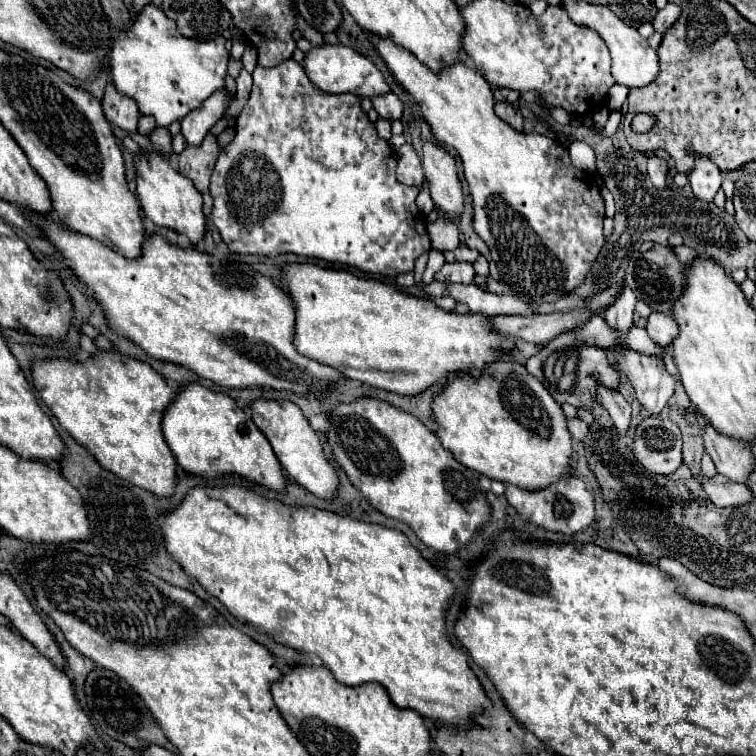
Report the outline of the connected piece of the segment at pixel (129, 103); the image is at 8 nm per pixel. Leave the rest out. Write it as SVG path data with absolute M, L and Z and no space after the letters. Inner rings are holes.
M112 83L106 85L102 109L104 109L104 117L108 119L108 123L112 123L112 125L116 125L128 133L136 133L138 117L140 117L138 105L132 97L118 93Z

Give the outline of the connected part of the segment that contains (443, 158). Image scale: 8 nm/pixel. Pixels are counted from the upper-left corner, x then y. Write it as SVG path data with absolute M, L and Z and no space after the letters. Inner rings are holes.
M434 139L422 141L422 167L434 203L450 217L460 215L464 207L464 195L458 181L454 157L444 151L444 147L440 147Z

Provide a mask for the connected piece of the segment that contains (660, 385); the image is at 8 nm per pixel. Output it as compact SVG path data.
M612 351L616 369L636 389L638 401L652 413L658 415L674 393L674 377L666 371L660 359L652 359L638 351Z

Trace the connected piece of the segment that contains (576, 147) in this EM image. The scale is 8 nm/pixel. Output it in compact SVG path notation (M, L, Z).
M574 141L570 147L570 159L572 159L572 165L578 167L578 169L584 169L584 171L596 171L596 153L594 149L584 143L584 141Z

